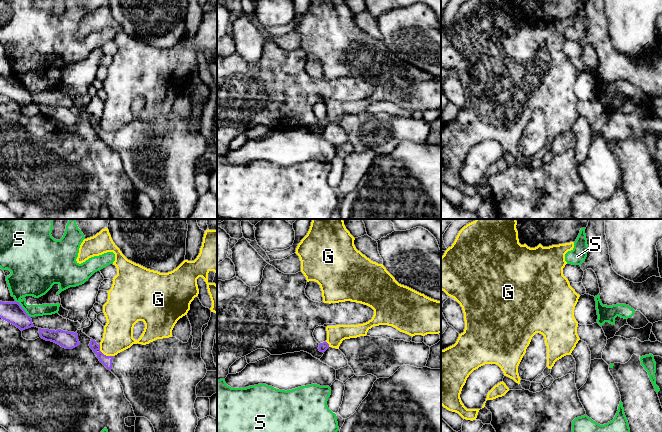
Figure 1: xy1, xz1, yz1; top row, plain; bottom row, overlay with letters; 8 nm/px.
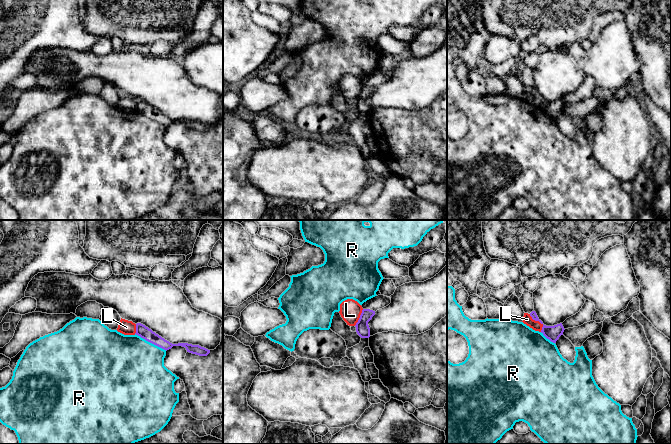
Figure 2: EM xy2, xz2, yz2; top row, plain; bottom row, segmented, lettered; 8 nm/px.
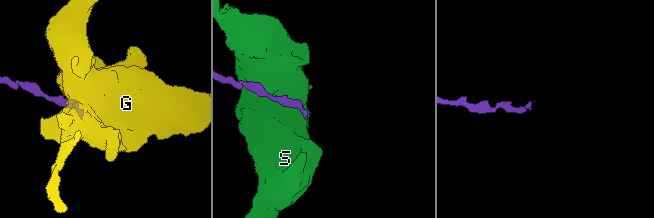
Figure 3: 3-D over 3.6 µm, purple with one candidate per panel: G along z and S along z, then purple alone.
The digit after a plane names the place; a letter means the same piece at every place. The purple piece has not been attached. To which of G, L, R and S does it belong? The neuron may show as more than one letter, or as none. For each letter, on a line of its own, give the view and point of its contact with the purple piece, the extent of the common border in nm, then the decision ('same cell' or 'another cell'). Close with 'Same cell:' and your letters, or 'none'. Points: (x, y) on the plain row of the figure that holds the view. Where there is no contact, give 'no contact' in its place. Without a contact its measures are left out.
G: xy1 (103, 130) | 140 nm | another cell
L: yz2 (538, 96) | 170 nm | another cell
R: xy2 (151, 118) | 300 nm | another cell
S: xy1 (23, 85) | 190 nm | another cell
Same cell: none

